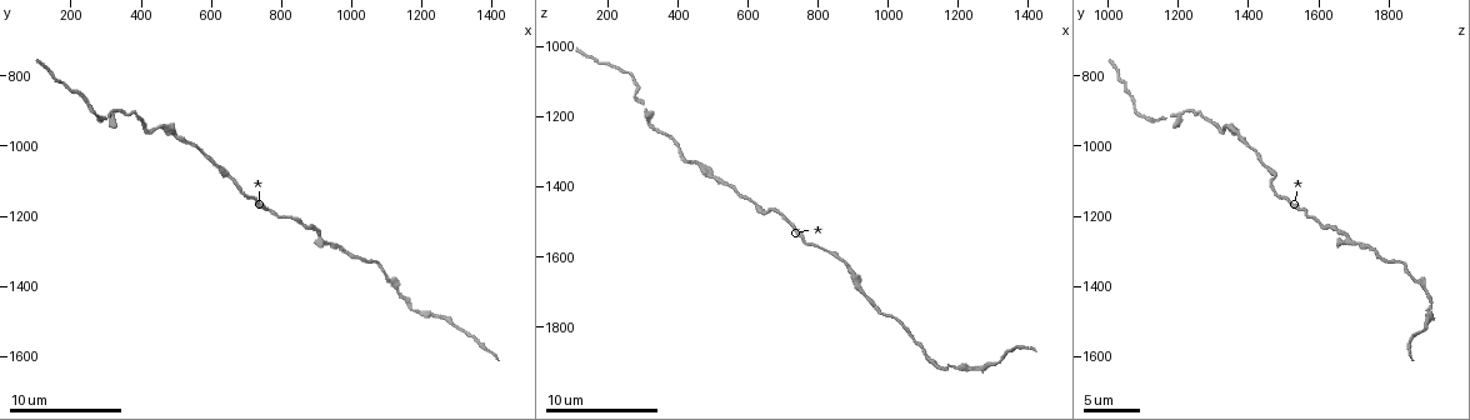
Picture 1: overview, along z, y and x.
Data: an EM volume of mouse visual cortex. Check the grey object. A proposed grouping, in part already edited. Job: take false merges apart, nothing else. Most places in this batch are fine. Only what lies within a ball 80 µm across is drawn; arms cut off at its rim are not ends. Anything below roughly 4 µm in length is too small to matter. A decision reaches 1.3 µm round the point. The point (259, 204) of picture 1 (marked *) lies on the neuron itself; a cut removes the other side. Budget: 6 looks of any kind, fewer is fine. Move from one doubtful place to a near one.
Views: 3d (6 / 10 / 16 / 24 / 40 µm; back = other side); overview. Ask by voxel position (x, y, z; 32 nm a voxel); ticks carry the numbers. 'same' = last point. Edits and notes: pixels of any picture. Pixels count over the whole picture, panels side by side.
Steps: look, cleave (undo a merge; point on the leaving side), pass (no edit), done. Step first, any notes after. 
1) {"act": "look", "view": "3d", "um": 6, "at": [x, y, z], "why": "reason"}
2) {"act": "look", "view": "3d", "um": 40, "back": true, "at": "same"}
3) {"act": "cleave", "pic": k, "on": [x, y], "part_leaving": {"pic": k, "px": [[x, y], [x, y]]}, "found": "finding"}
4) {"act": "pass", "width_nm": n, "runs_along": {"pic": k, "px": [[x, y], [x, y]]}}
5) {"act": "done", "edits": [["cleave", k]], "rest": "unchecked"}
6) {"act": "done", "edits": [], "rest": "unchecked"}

{"act": "look", "view": "3d", "um": 10, "at": [610, 1050, 1430], "why": "calibre changes"}

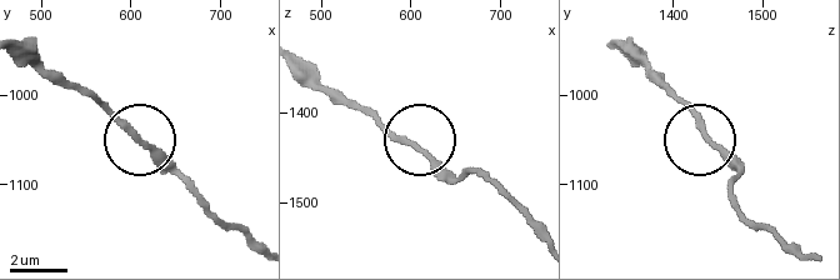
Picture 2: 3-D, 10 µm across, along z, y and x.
{"act": "pass", "runs_along": {"pic": 2, "px": [[789, 244], [748, 221], [734, 194], [734, 165], [671, 88]]}, "found": "one neuron here"}

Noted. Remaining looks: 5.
{"act": "look", "view": "3d", "um": 16, "at": [980, 1300, 1750], "why": "calibre changes"}

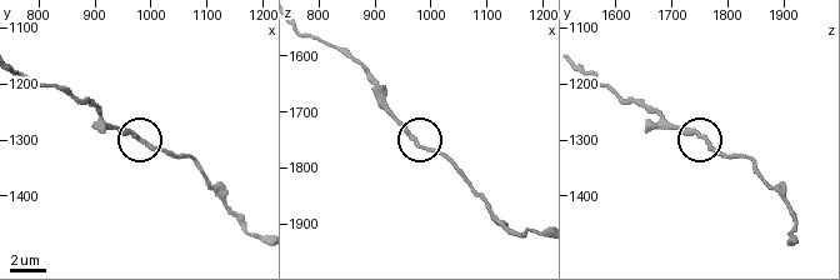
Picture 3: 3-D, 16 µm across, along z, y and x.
{"act": "look", "view": "3d", "um": 6, "at": [975, 1290, 1755]}

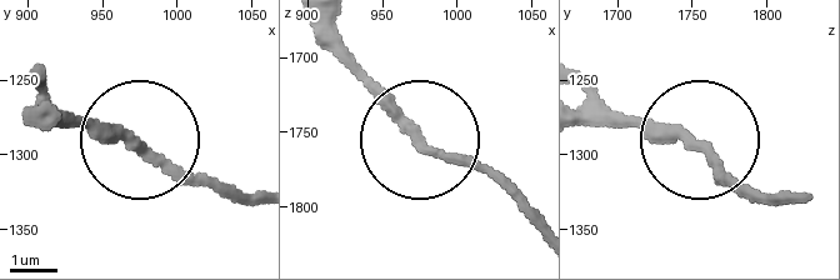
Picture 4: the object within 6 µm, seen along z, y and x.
{"act": "pass", "width_nm": 220, "runs_along": {"pic": 4, "px": [[38, 78], [69, 118], [118, 125], [233, 201]]}, "found": "one neuron here"}

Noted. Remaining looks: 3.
{"act": "look", "view": "3d", "um": 10, "at": [1200, 1480, 1920], "why": "calibre changes"}

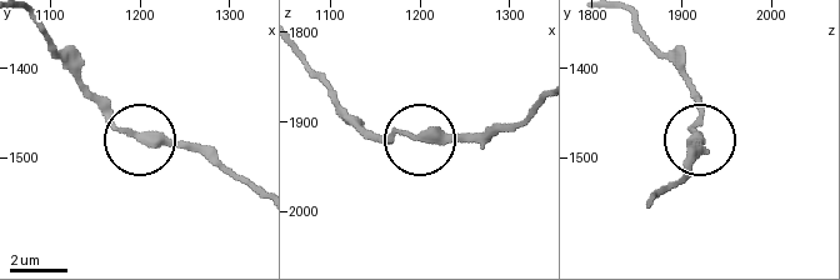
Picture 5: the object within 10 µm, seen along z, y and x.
{"act": "pass", "runs_along": {"pic": 5, "px": [[634, 23], [684, 80], [696, 109], [696, 145]]}, "found": "one neuron here"}

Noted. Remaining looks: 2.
{"act": "done", "edits": [], "rest": "unchecked"}

